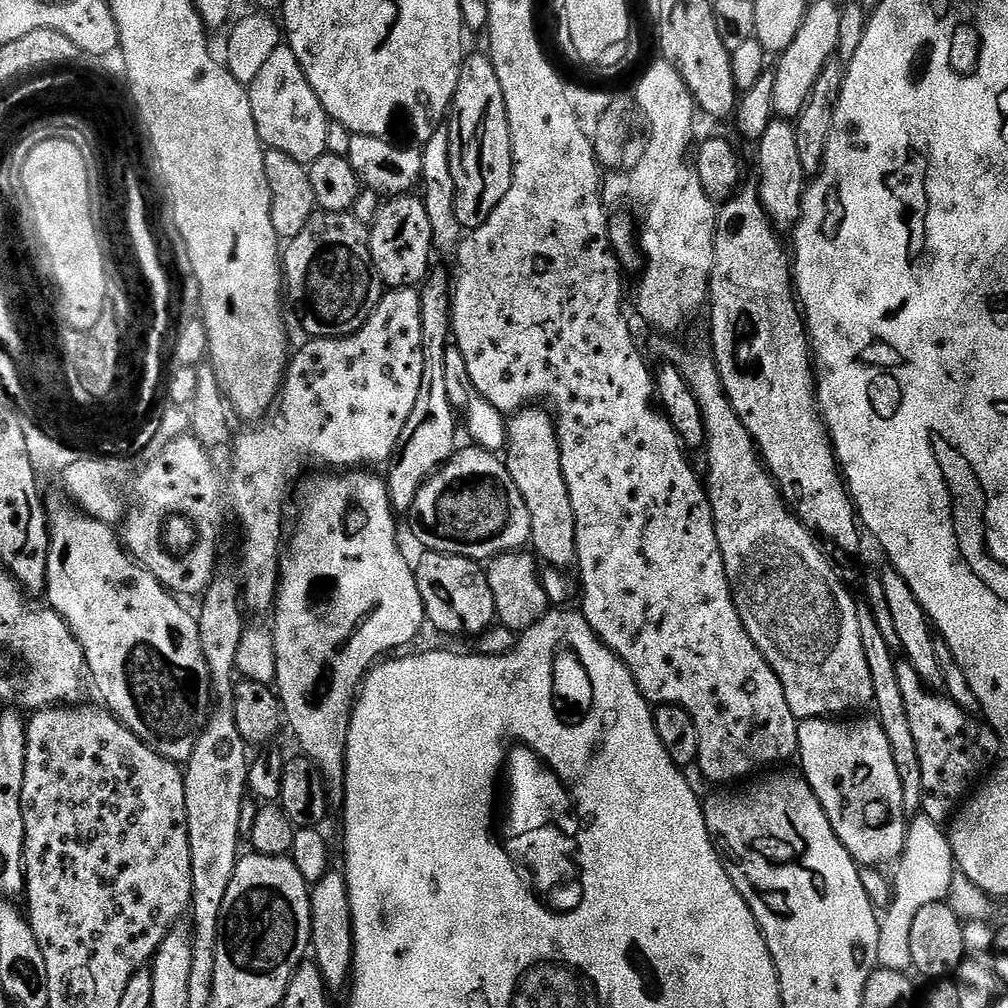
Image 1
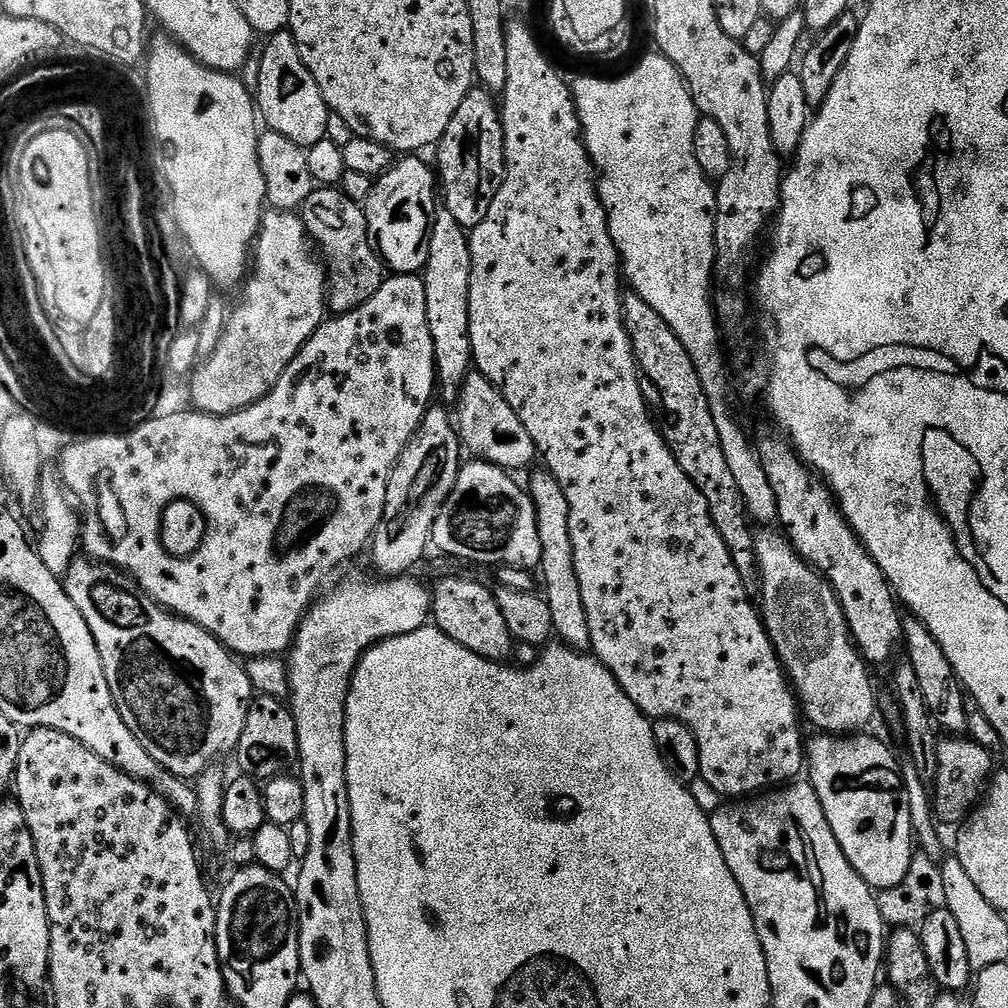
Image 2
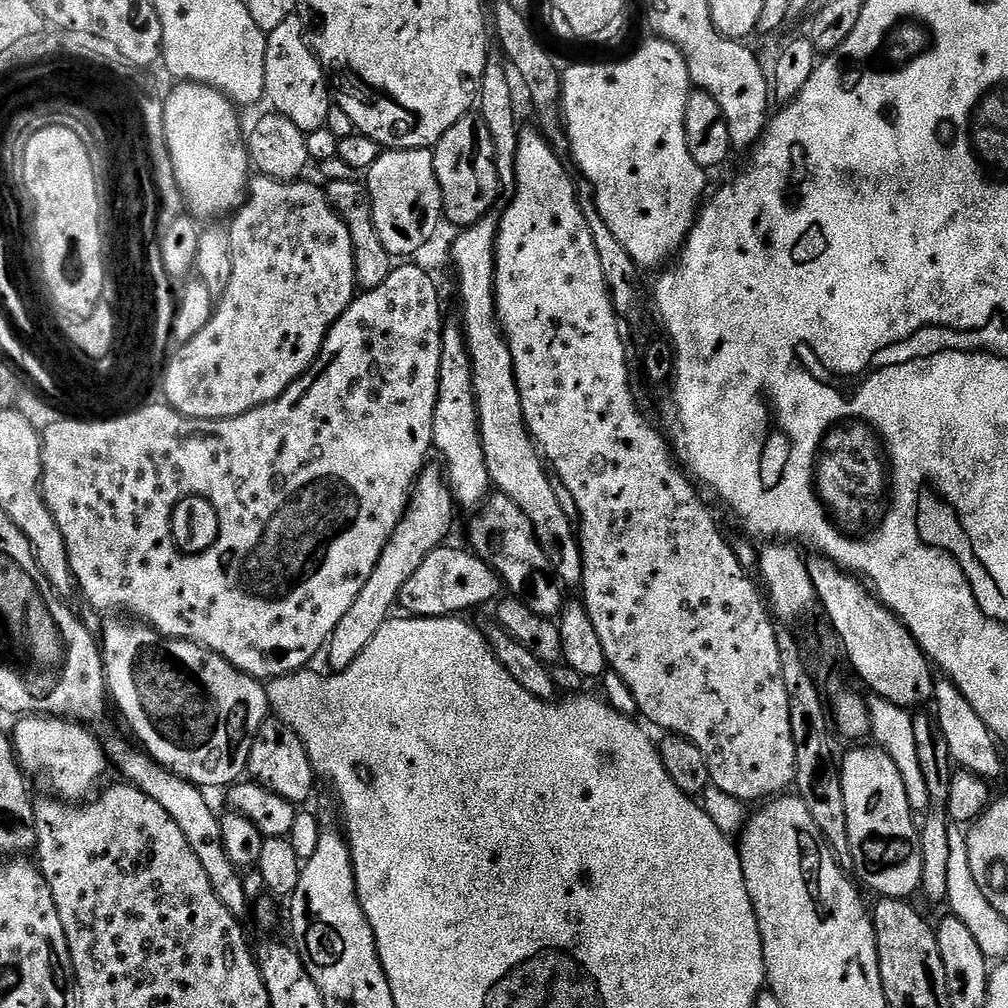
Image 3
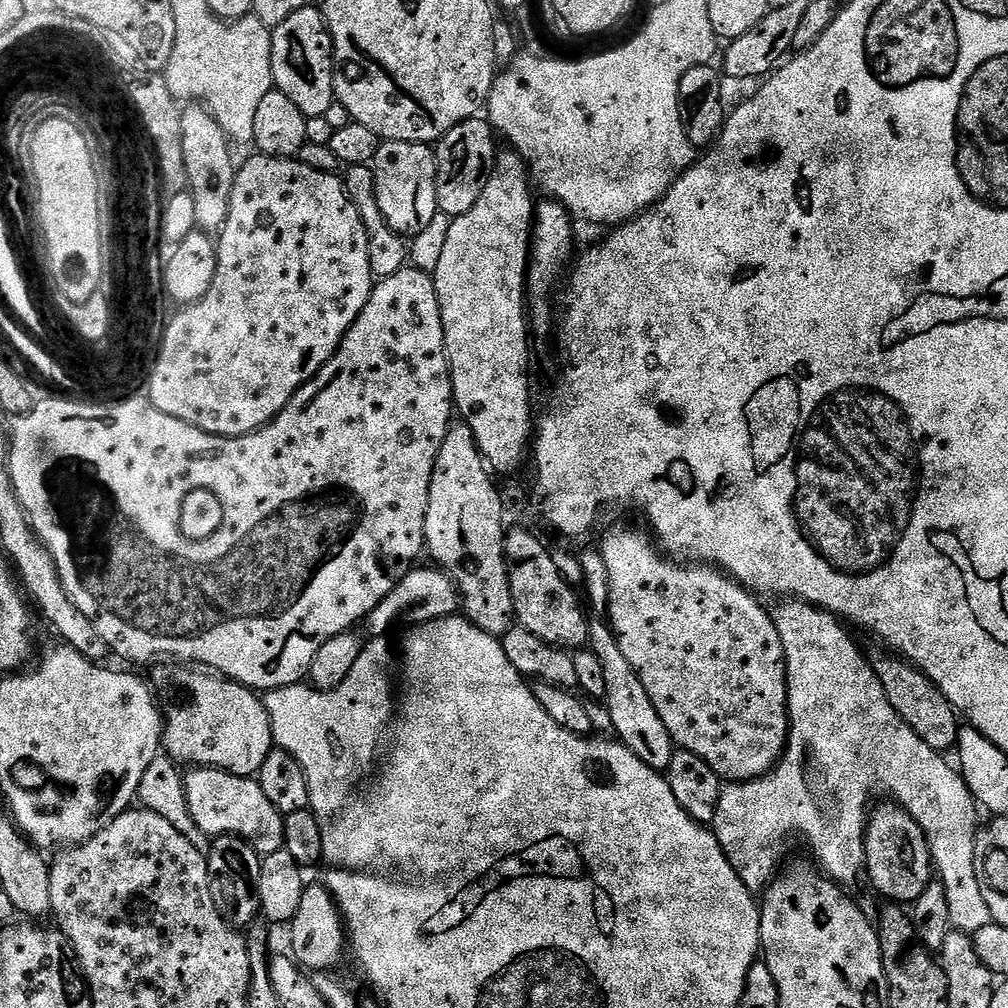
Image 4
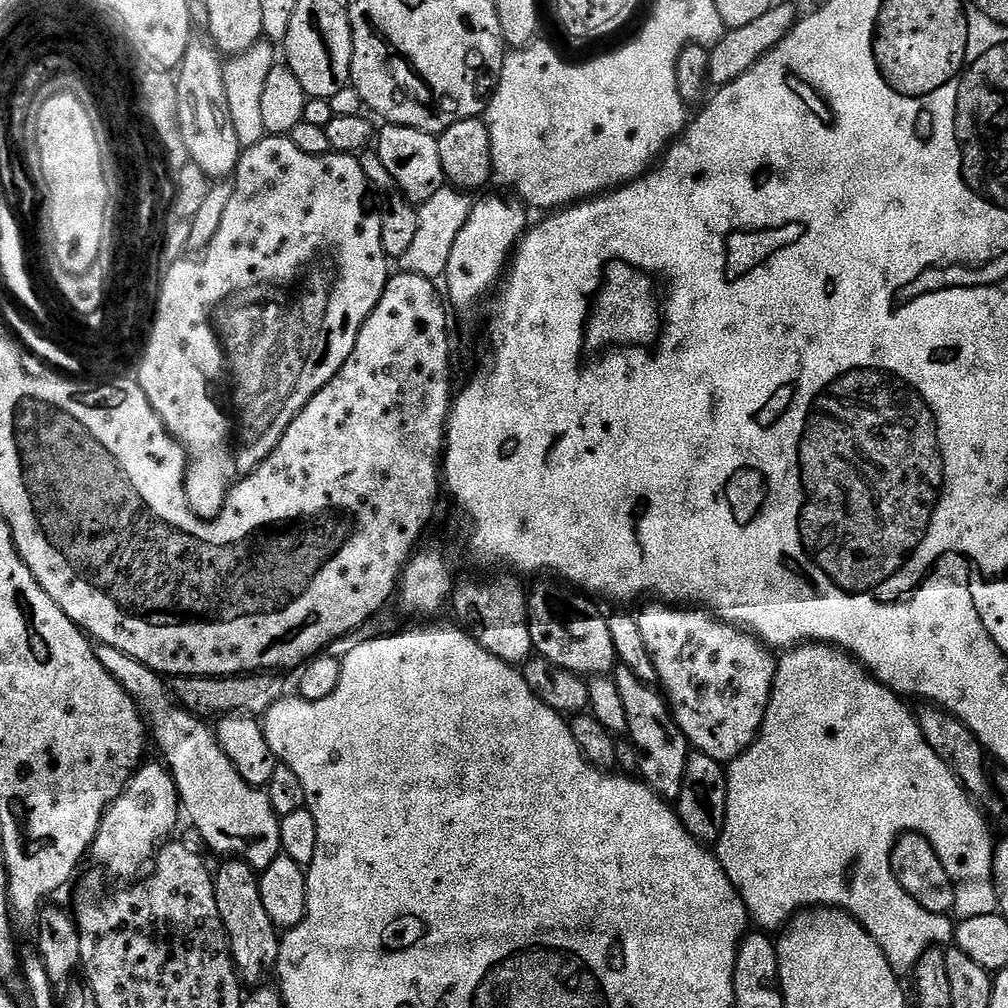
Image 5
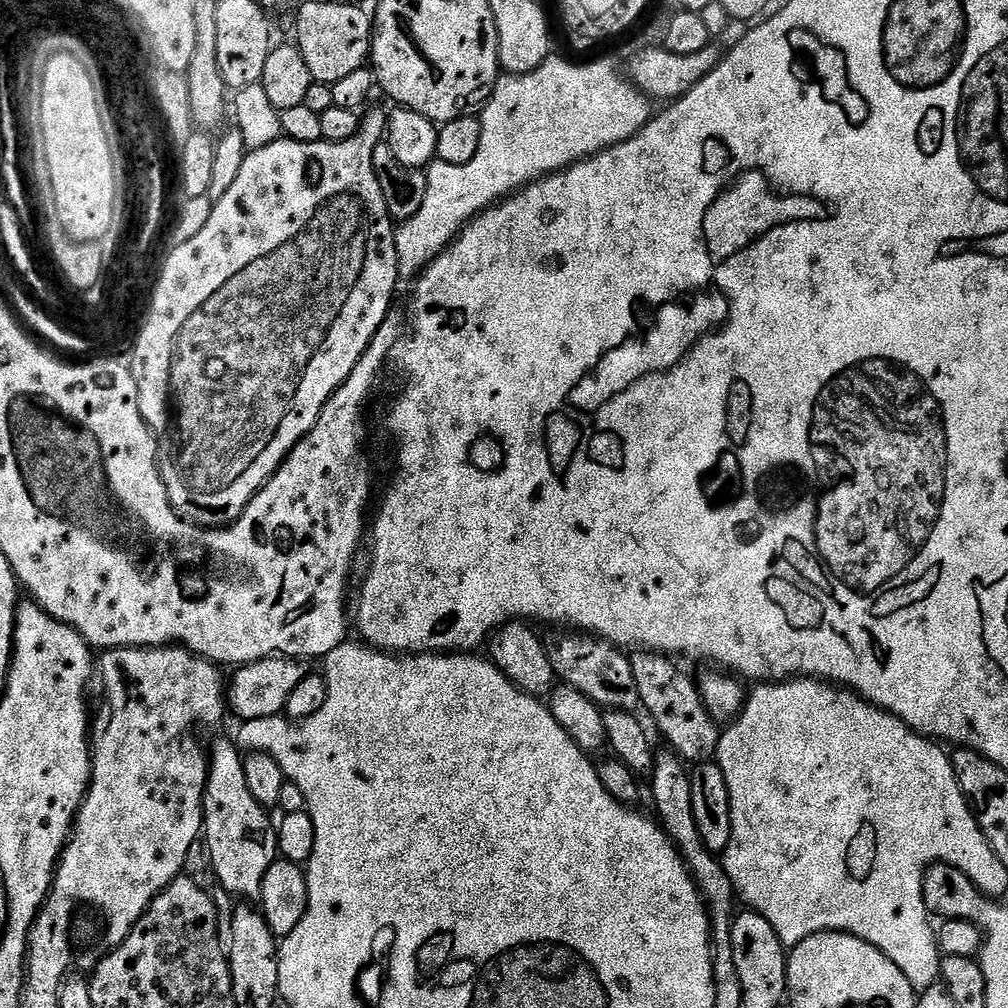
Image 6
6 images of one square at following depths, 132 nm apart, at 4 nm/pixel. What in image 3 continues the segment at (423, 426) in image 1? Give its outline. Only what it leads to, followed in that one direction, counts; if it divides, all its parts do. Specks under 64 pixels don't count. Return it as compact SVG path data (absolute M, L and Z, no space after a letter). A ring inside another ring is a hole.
M425 467L420 473L408 497L408 508L404 511L404 517L389 537L388 544L378 558L378 564L374 566L374 572L370 574L370 578L366 578L366 586L362 586L358 598L354 598L354 606L346 610L342 622L334 626L331 636L328 637L326 656L328 652L328 664L332 667L329 669L333 673L345 672L360 657L362 650L370 646L374 634L378 634L381 626L390 619L391 612L388 611L397 607L400 591L407 579L431 551L448 540L448 531L452 528L454 501L441 469L432 467Z

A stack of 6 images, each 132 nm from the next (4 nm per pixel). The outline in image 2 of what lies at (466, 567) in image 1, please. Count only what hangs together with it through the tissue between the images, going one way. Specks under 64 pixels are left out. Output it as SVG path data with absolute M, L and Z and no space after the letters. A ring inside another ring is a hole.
M444 576L436 585L431 585L430 595L432 598L431 619L435 627L446 633L454 642L466 646L474 654L478 654L487 660L497 662L507 661L507 656L511 657L514 652L514 641L510 630L506 626L506 618L502 618L502 610L498 610L495 591L484 584L479 584L476 580L471 580L468 576Z

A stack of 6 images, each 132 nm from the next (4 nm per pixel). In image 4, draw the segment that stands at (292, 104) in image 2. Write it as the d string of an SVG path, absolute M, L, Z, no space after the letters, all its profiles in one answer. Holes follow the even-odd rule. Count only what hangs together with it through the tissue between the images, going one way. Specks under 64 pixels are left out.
M319 7L294 10L286 22L272 29L272 83L275 91L286 94L304 116L324 116L330 110L336 99L335 77L332 34Z

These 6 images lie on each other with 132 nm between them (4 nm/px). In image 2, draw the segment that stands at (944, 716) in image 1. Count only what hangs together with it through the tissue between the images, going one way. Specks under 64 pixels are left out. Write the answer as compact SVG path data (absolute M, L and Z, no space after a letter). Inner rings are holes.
M952 734L941 739L937 746L938 770L932 792L931 811L941 825L959 826L972 815L993 775L993 753L988 752L978 742L960 734Z

